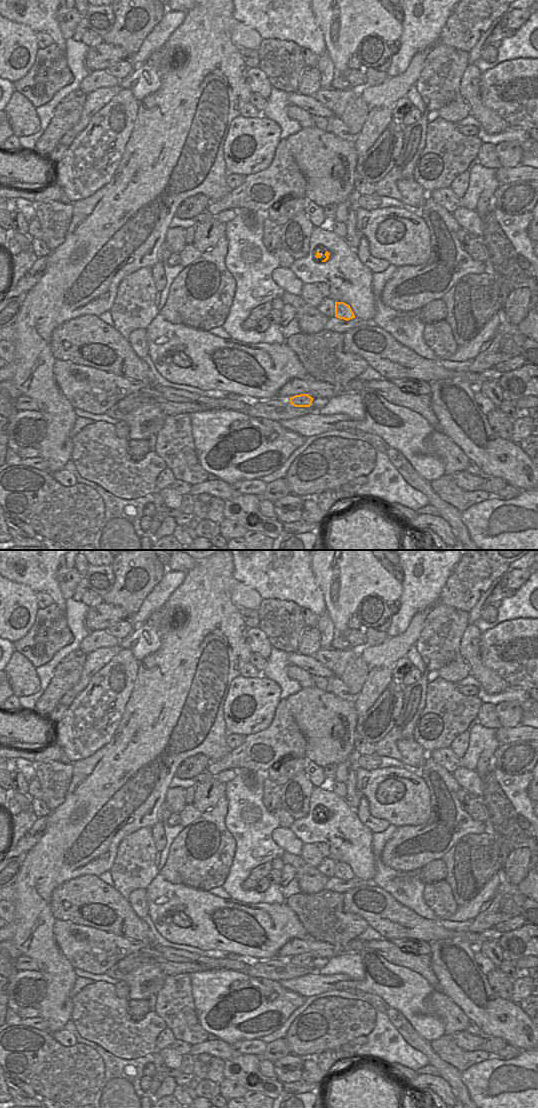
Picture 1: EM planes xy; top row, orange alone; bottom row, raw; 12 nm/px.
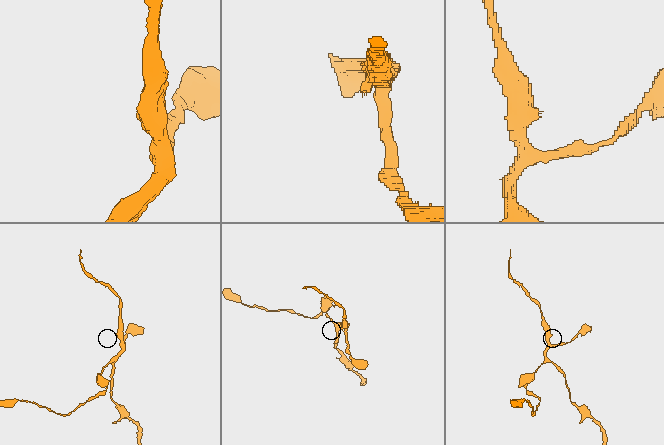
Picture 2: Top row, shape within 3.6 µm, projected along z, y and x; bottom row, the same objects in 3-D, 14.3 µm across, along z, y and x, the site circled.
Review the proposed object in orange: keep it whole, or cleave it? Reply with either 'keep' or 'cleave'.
keep

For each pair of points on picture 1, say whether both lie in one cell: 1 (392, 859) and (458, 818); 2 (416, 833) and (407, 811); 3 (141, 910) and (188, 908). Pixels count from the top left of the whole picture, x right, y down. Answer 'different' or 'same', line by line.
1: same
2: different
3: different

